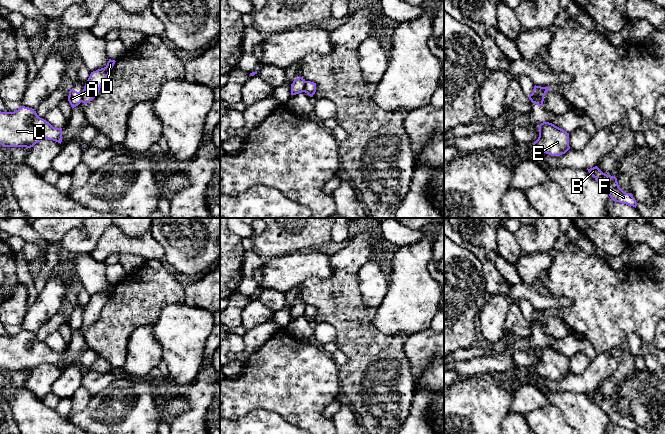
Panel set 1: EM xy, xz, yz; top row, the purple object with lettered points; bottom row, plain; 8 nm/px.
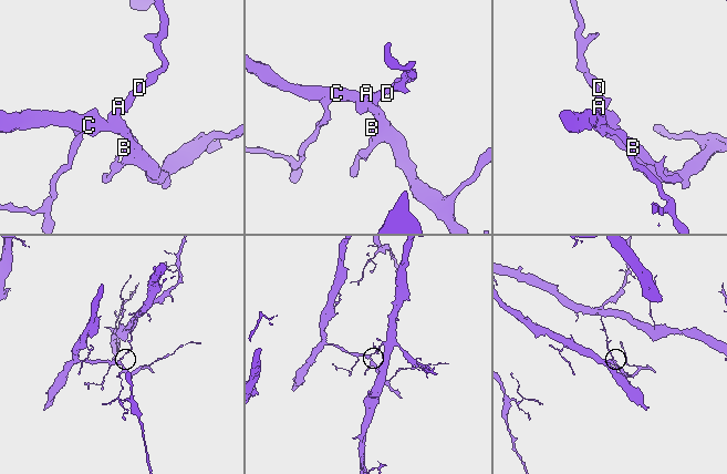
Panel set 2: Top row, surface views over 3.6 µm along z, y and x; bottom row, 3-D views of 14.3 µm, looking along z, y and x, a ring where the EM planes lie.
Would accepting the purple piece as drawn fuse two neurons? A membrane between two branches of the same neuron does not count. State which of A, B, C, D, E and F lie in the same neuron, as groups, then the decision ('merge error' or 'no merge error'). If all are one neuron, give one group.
A B C E F / D; merge error

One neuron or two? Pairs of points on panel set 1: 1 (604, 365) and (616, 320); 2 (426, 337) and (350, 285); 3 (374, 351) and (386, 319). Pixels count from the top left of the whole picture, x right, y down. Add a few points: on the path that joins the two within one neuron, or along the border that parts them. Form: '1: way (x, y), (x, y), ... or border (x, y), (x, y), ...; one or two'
1: border (619, 345), (622, 355), (617, 368), (612, 373); two
2: border (407, 336), (404, 342), (404, 354), (408, 360); two
3: border (376, 309), (372, 323), (380, 331), (405, 332); two

